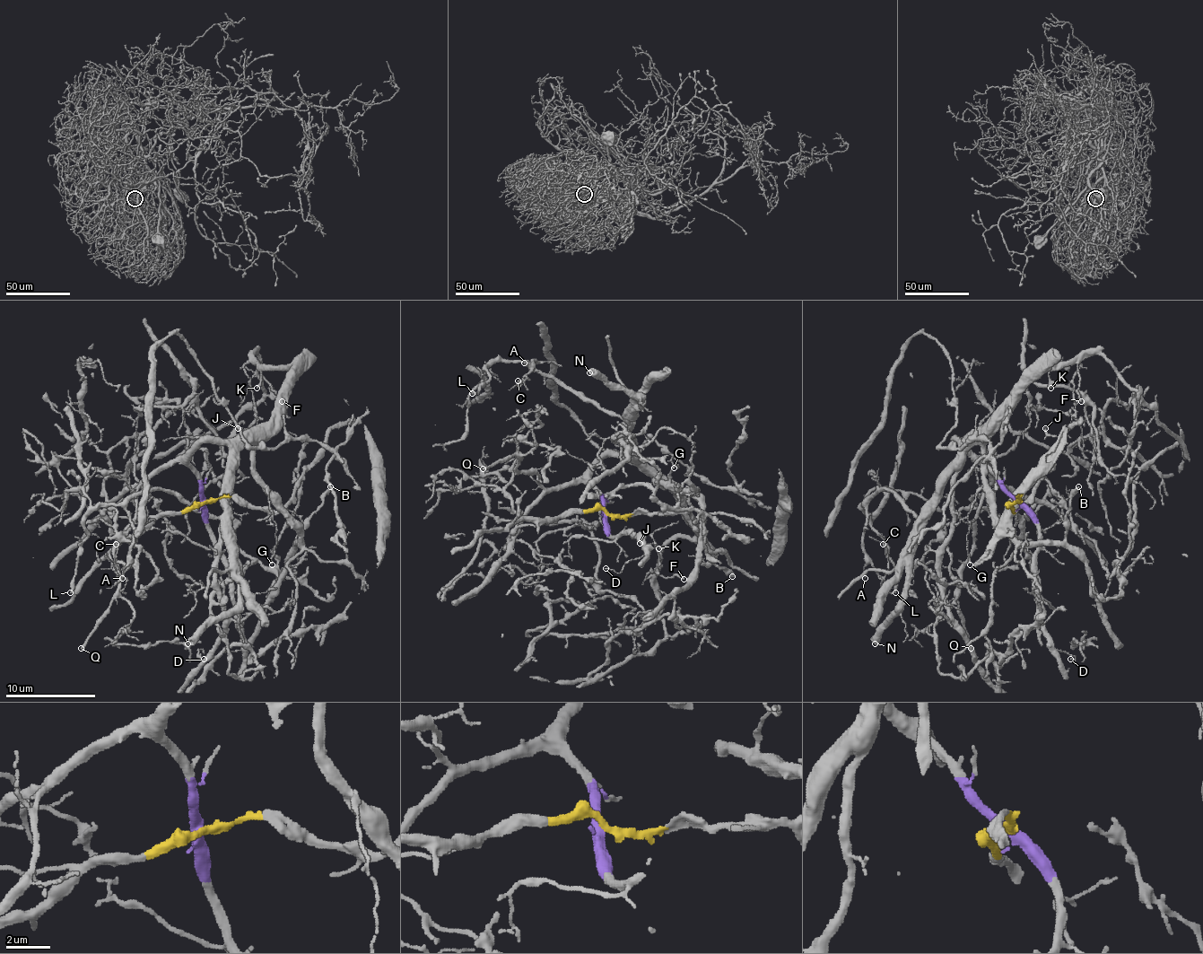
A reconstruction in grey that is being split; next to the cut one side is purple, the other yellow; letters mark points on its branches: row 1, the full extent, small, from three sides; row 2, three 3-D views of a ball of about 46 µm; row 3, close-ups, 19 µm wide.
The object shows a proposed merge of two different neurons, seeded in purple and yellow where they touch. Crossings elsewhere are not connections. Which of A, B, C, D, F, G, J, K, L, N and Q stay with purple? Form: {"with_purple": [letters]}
{"with_purple": ["A", "B", "C", "D", "F", "G", "J", "K", "L", "N", "Q"]}

